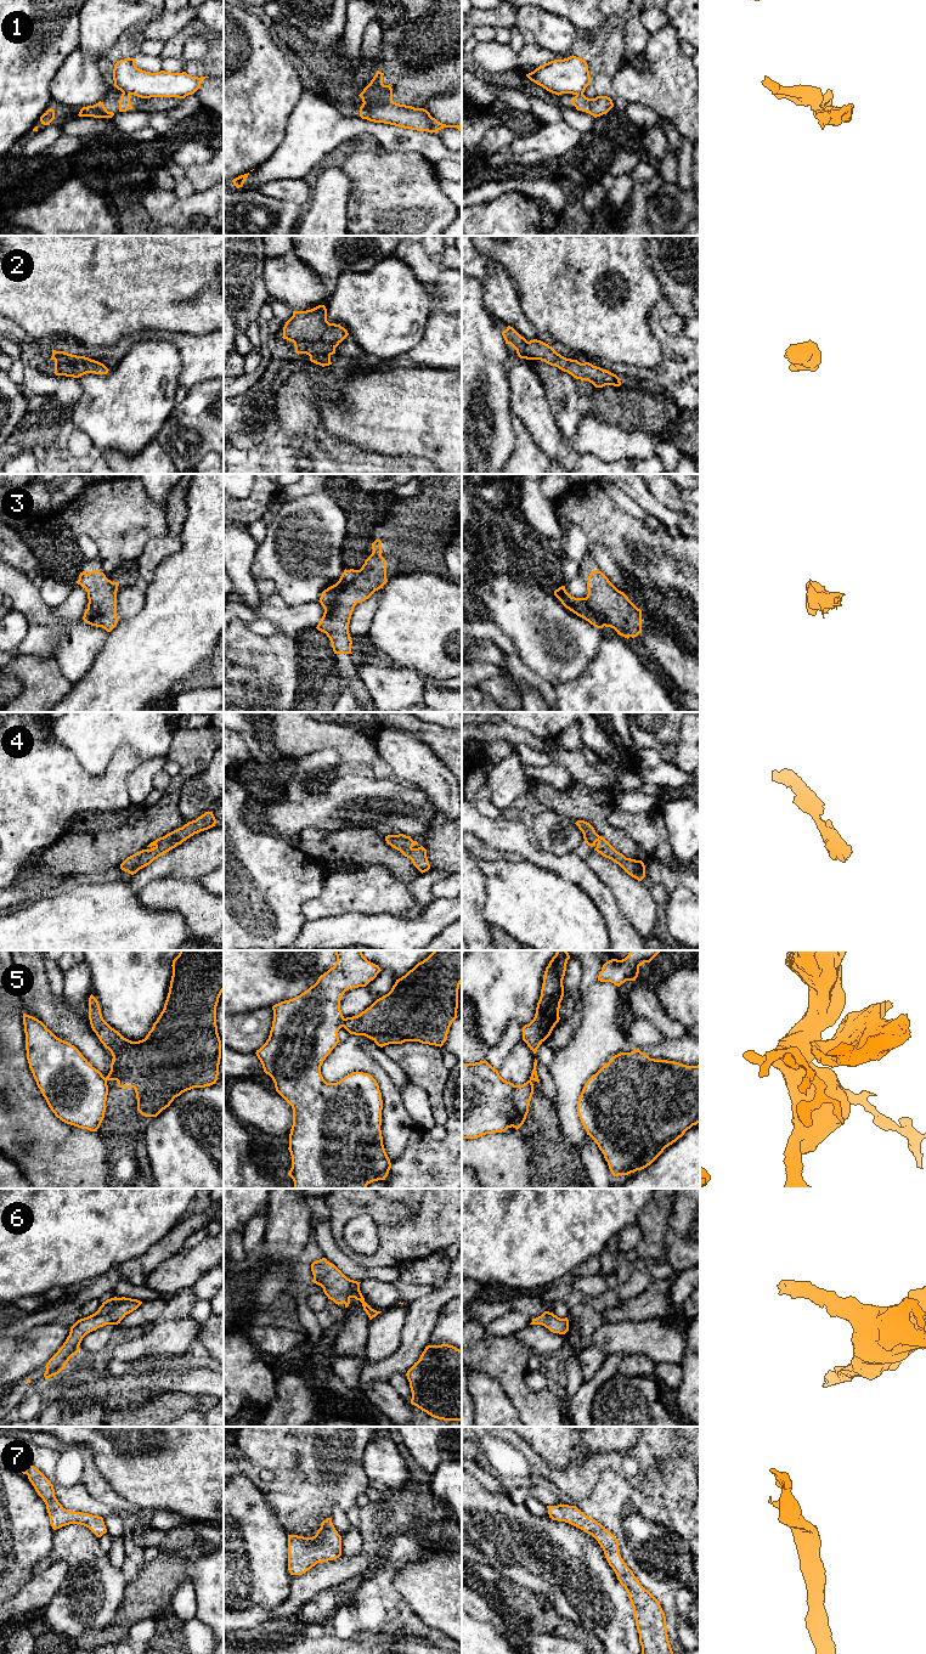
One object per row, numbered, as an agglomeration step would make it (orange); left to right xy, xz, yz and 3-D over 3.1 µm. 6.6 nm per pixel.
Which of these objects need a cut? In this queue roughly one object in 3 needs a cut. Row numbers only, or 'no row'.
1, 5

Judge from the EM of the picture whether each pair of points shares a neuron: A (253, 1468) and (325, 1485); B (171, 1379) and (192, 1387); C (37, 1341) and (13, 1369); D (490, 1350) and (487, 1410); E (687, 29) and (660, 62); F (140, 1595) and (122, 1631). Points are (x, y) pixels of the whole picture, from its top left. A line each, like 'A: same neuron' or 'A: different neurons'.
A: same neuron
B: same neuron
C: same neuron
D: different neurons
E: different neurons
F: same neuron

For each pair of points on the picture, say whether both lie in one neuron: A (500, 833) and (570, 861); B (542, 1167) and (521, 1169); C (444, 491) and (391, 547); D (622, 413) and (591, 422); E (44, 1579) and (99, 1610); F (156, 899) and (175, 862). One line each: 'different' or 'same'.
A: same
B: different
C: same
D: different
E: different
F: different

